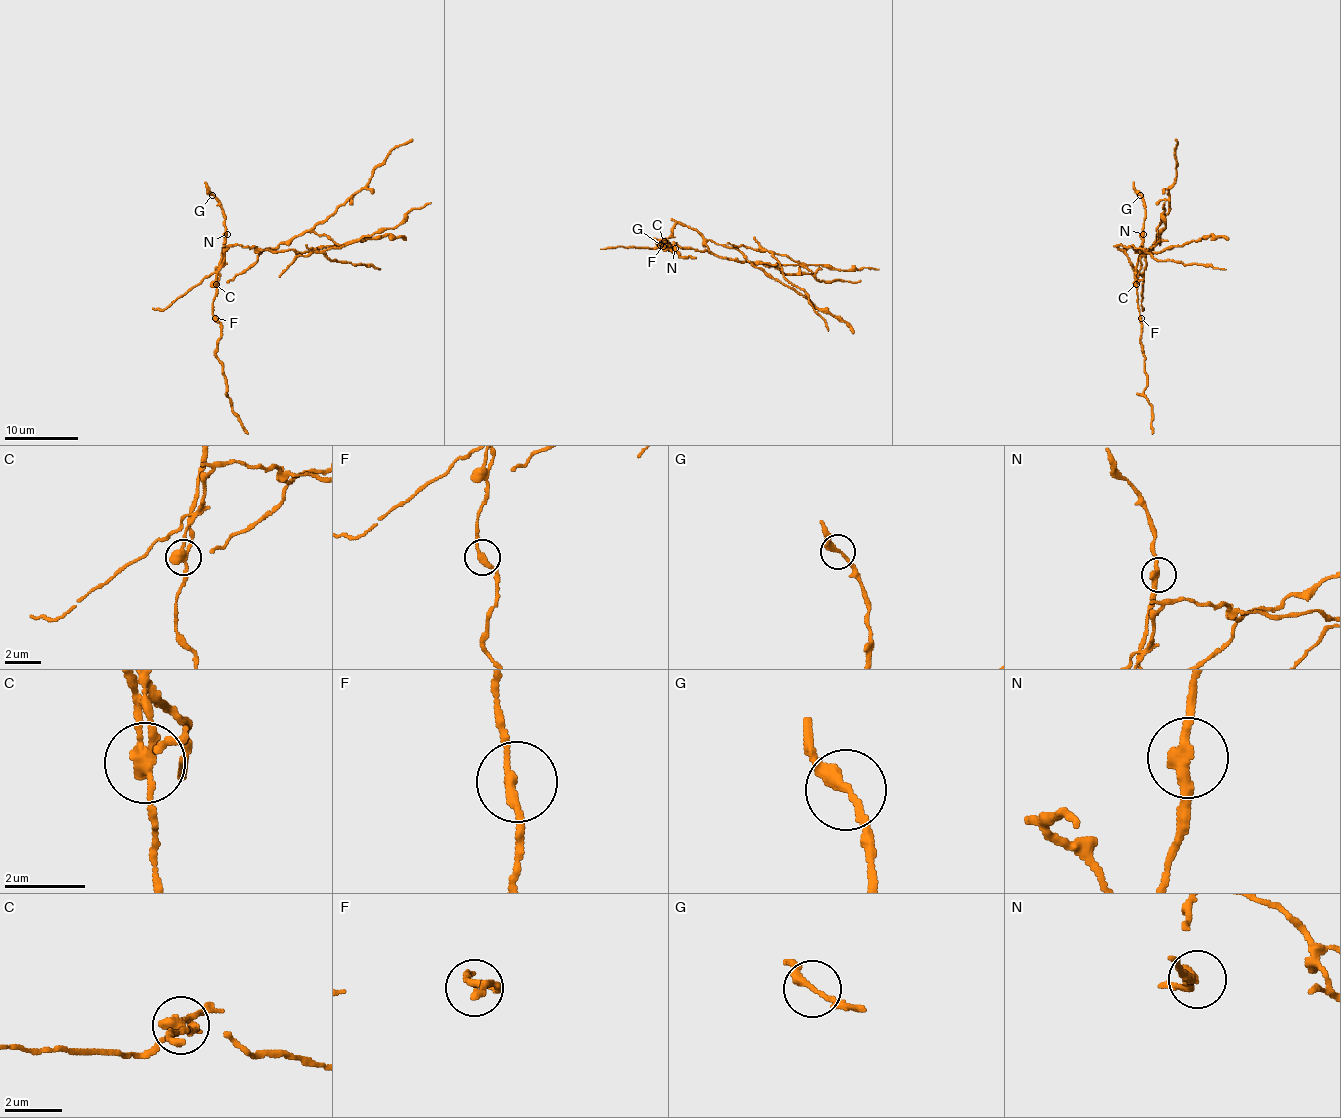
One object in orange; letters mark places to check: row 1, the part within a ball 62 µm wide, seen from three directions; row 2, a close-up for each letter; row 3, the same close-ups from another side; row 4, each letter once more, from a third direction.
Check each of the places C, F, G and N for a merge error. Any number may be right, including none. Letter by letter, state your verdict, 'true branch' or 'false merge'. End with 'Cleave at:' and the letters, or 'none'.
C: false merge
F: true branch
G: true branch
N: true branch
Cleave at: C

